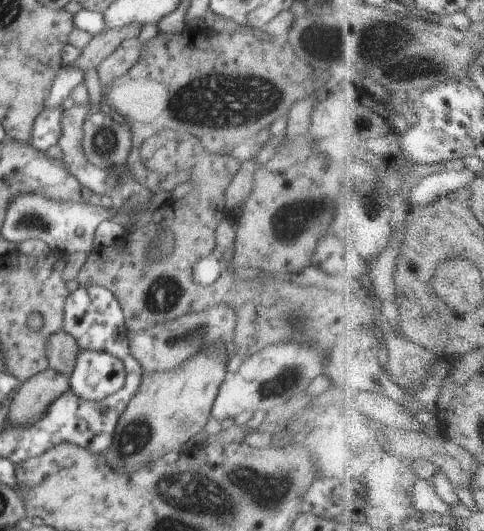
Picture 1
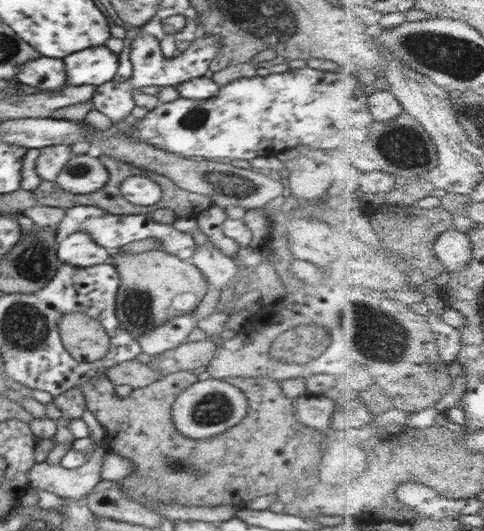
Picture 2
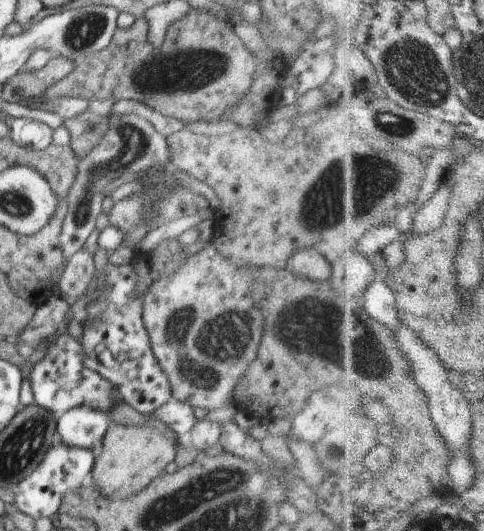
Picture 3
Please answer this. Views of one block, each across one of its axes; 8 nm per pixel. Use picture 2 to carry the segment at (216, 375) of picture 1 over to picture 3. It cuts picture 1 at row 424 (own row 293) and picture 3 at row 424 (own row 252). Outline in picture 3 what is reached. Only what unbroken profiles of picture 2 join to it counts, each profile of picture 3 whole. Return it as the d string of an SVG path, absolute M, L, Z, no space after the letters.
M147 416L142 426L112 424L105 433L100 454L95 458L95 466L90 478L95 488L104 498L124 500L132 494L144 490L164 473L167 464L176 458L178 435L170 426L158 418Z

